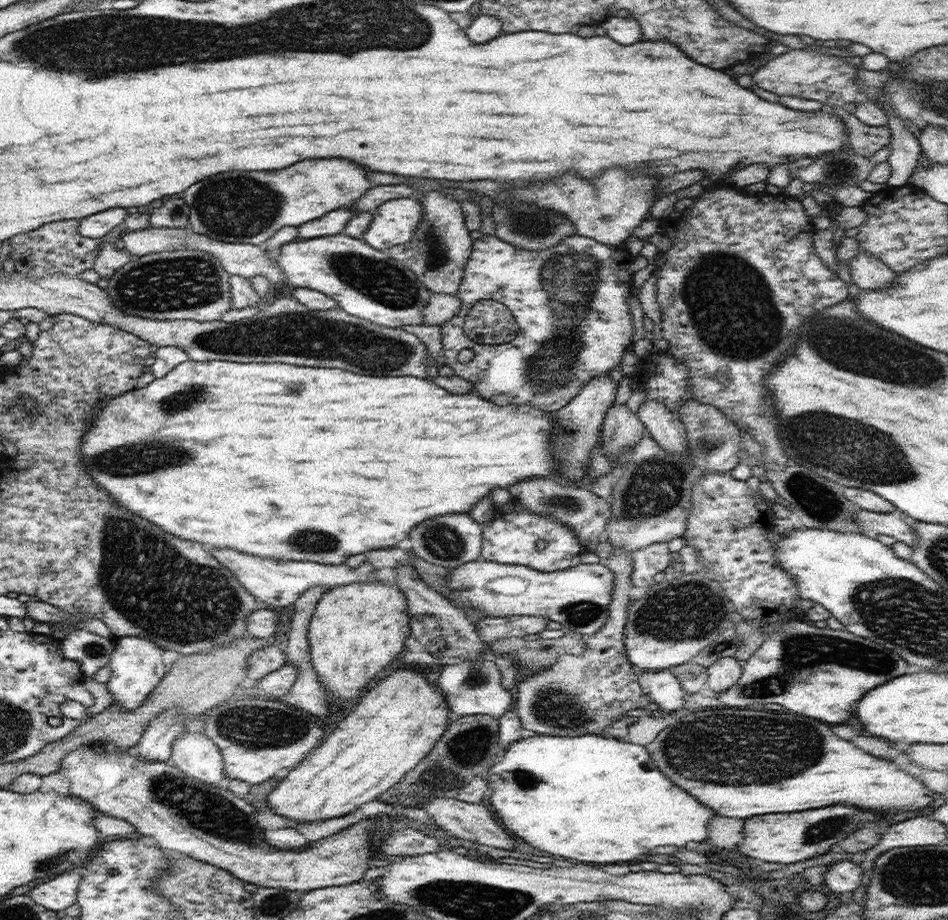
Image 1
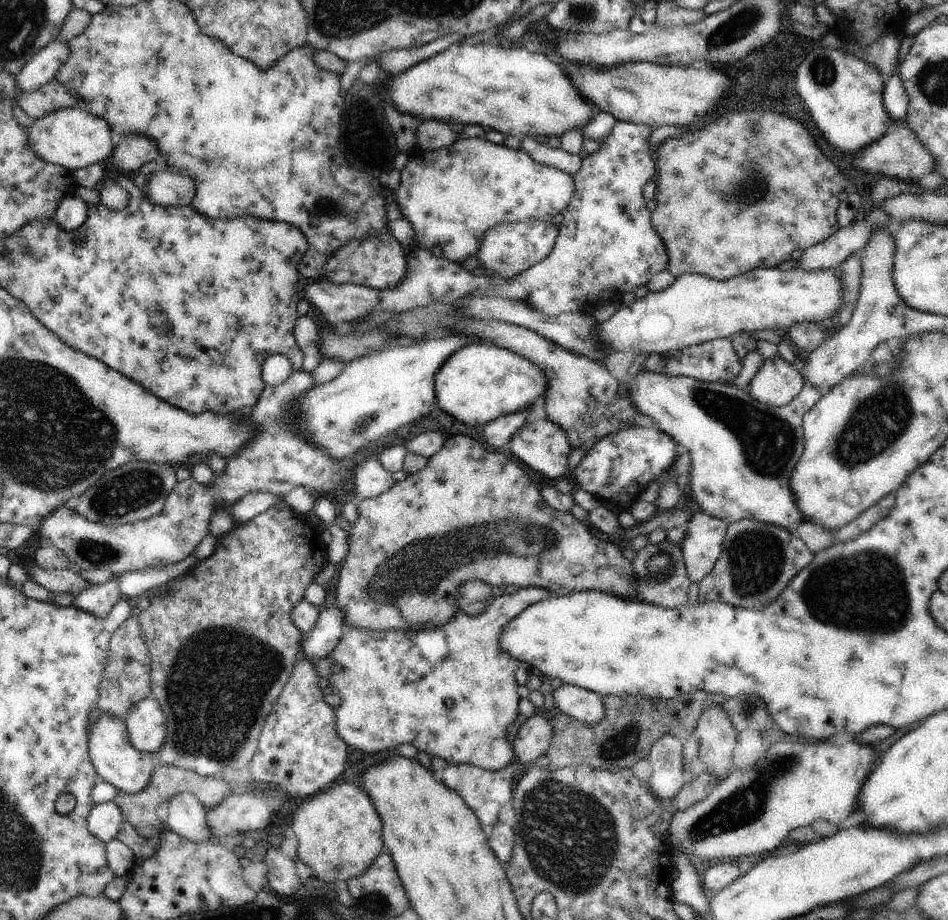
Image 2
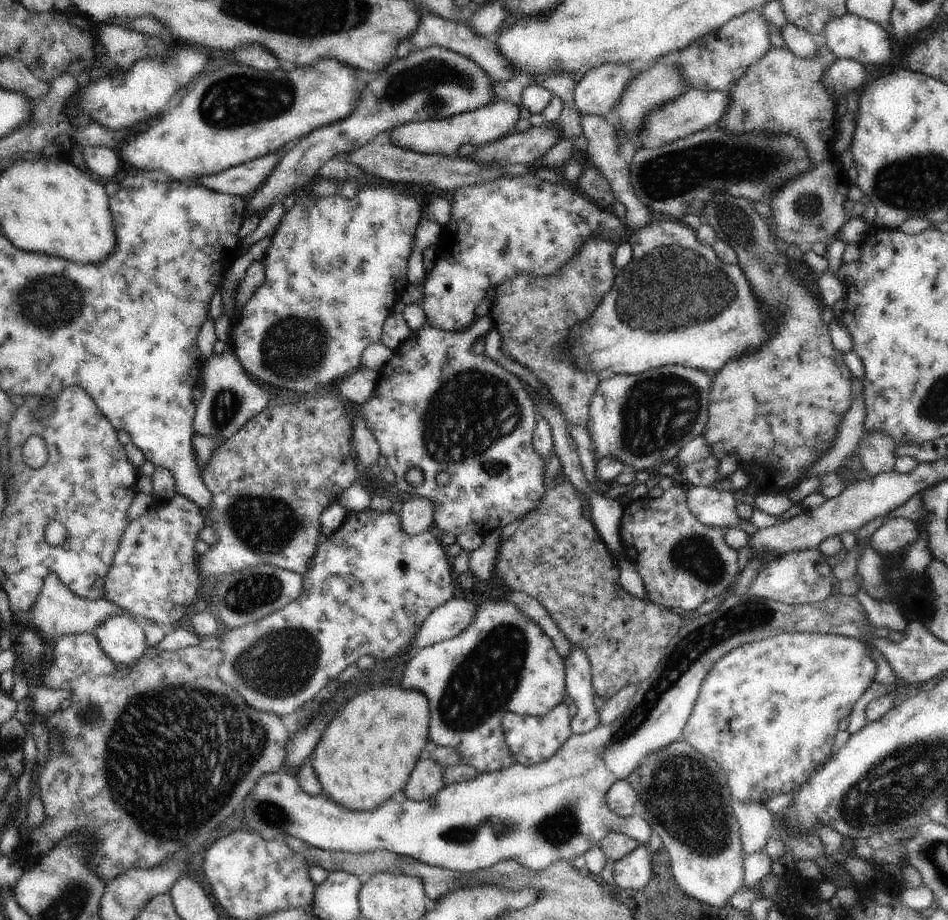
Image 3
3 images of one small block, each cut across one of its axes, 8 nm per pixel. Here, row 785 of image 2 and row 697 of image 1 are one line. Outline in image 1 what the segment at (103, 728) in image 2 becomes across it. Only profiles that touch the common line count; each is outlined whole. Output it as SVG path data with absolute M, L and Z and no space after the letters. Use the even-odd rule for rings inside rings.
M124 636L114 639L114 652L110 656L111 675L106 688L114 698L113 706L122 706L126 710L136 710L146 696L150 696L162 677L167 674L168 666L164 664L164 650L152 640L138 636Z

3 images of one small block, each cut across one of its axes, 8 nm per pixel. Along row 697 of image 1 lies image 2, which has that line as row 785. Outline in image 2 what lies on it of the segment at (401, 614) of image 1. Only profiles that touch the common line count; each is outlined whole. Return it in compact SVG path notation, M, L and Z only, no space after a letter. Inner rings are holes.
M360 785L328 786L304 803L294 814L291 824L298 846L296 858L308 864L312 875L326 882L347 882L359 877L376 862L382 848L382 822L372 800Z

